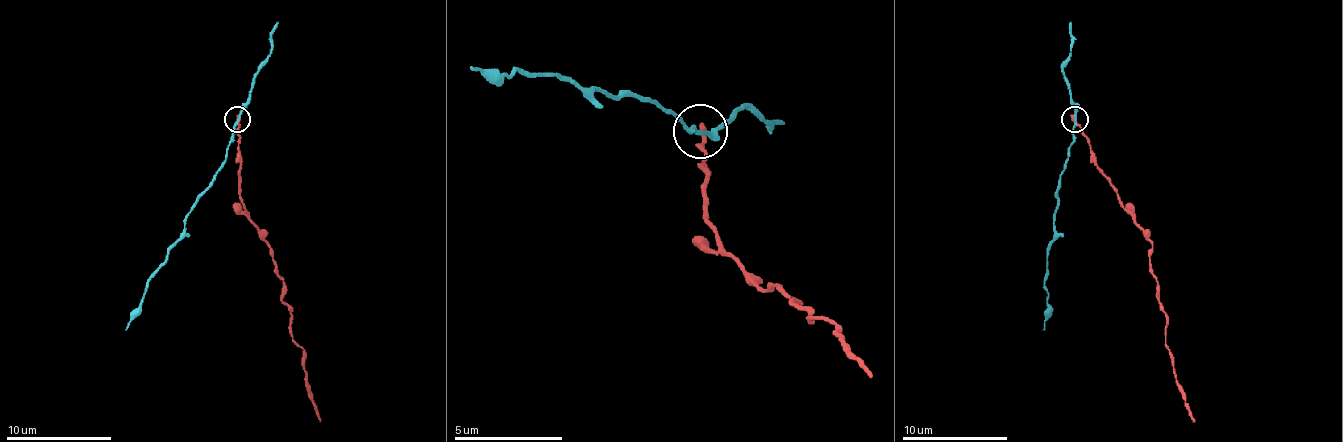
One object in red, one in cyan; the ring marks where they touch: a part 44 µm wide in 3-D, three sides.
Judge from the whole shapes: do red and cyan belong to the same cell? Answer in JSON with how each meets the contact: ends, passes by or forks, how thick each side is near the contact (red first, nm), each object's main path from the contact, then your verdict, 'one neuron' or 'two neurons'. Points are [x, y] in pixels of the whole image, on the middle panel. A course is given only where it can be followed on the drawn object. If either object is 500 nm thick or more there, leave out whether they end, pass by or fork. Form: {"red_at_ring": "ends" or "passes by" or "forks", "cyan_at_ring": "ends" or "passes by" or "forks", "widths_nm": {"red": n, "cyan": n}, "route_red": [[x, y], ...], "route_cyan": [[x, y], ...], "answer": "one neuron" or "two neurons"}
{"red_at_ring": "ends", "cyan_at_ring": "passes by", "widths_nm": {"red": 280, "cyan": 160}, "route_red": [[702, 130], [707, 222], [766, 292], [777, 286], [810, 319], [831, 319], [869, 378]], "route_cyan": [[702, 130], [691, 130], [658, 103], [599, 92], [518, 70], [502, 76], [469, 65]], "answer": "two neurons"}

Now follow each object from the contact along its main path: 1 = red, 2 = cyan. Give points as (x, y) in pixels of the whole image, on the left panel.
1: (238, 118), (240, 202), (269, 245), (290, 316), (290, 337), (301, 347), (319, 421)
2: (238, 118), (232, 142), (217, 176), (188, 216), (182, 237), (148, 281), (140, 310), (124, 329)

